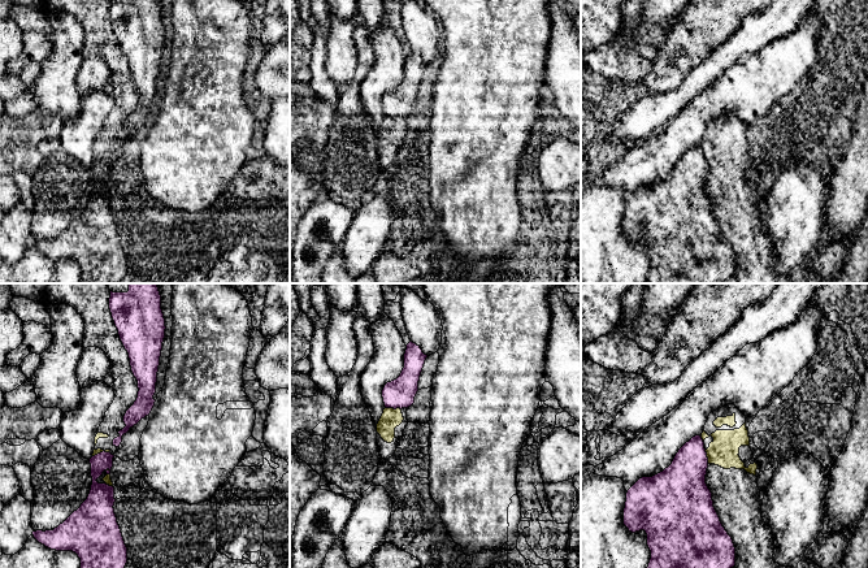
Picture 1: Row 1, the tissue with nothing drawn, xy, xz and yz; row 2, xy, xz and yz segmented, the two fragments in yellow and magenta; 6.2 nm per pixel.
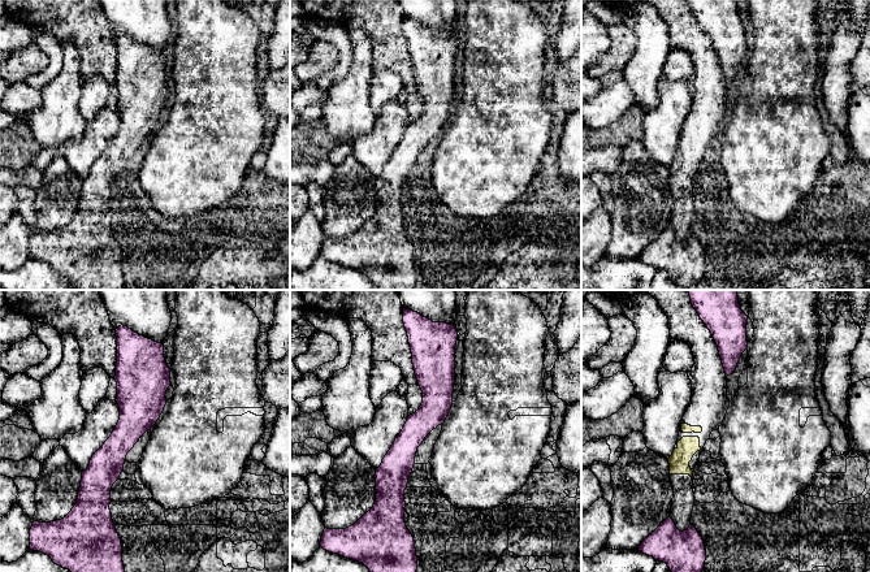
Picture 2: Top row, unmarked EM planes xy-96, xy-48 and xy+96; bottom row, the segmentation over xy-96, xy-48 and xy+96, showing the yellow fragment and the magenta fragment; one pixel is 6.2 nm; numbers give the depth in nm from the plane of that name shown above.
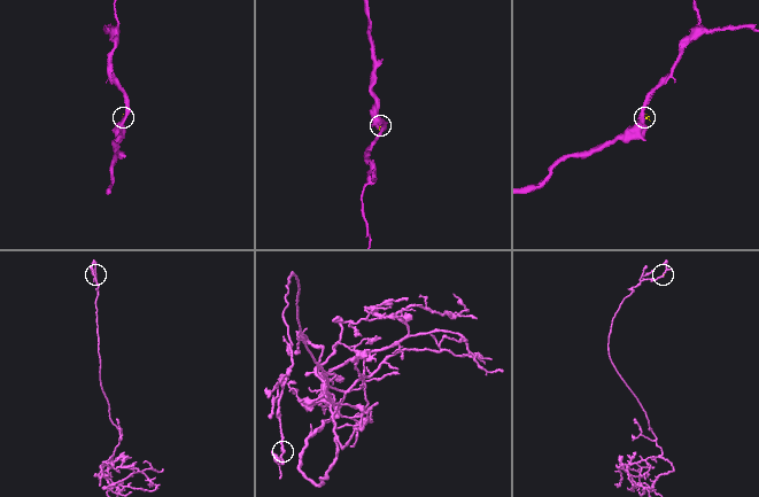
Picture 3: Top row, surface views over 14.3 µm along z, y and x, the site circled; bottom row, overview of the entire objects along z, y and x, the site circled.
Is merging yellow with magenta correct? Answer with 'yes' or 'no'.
no

